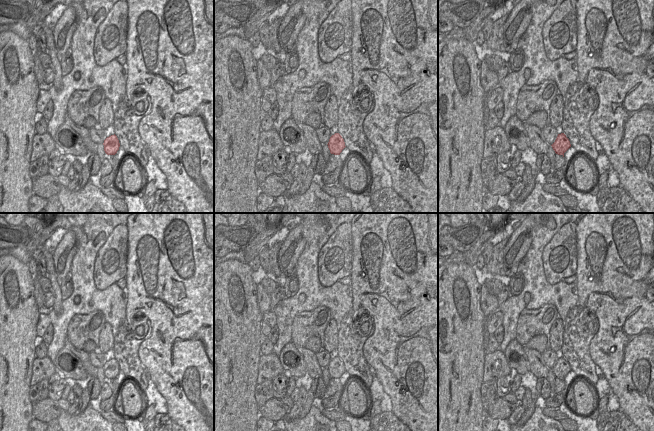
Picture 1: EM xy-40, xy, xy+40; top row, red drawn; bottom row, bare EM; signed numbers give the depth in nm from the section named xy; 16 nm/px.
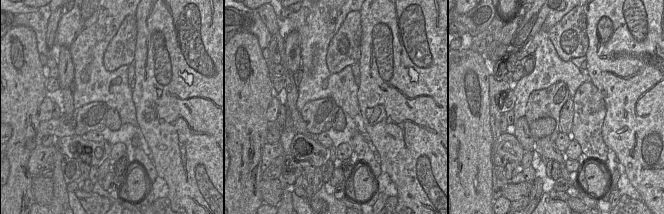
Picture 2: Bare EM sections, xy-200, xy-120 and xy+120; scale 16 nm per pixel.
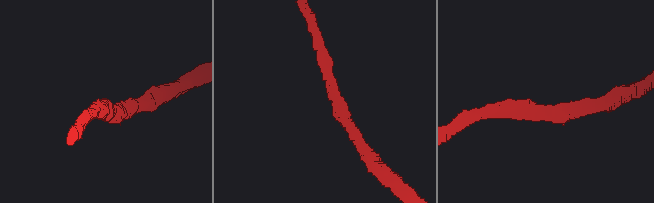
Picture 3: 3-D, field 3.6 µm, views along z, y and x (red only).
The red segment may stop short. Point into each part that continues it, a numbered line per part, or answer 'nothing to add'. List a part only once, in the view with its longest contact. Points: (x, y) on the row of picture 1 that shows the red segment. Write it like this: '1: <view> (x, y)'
nothing to add

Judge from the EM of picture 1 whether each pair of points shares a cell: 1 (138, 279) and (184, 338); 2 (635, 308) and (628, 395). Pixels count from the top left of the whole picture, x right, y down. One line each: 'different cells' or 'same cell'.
1: same cell
2: same cell

